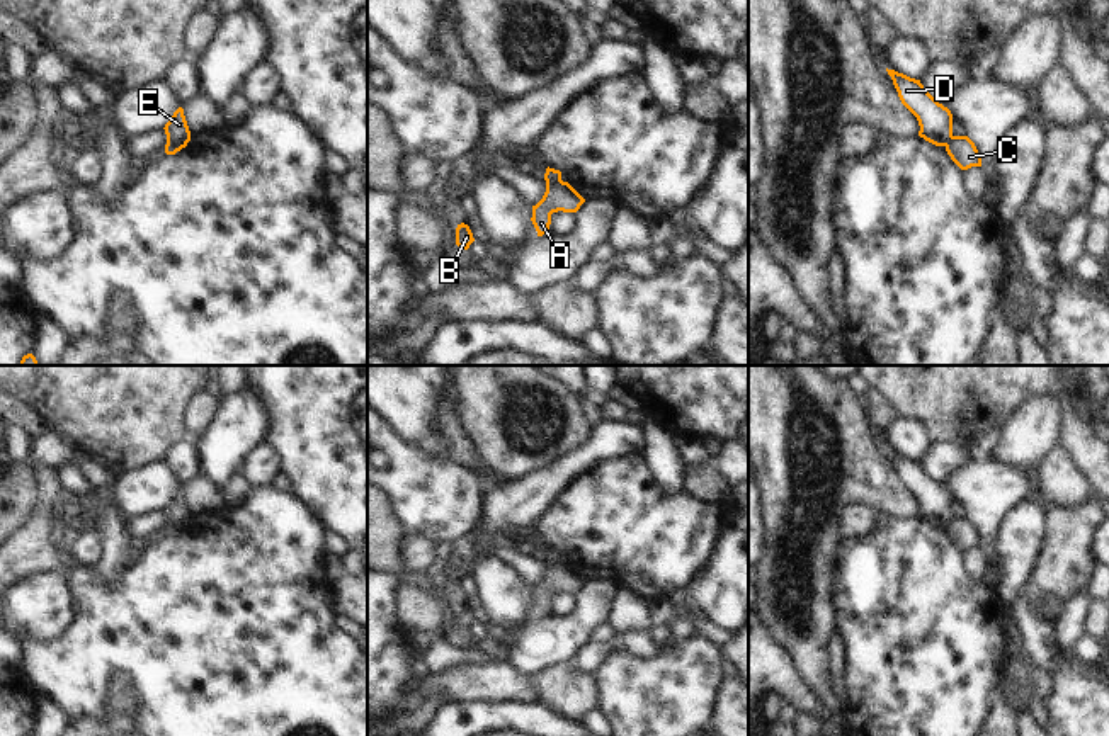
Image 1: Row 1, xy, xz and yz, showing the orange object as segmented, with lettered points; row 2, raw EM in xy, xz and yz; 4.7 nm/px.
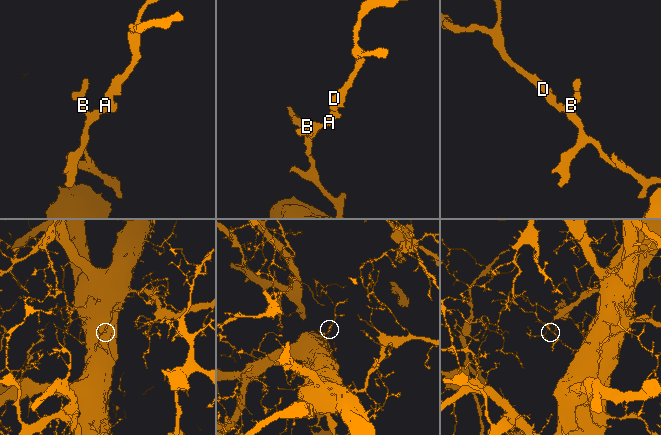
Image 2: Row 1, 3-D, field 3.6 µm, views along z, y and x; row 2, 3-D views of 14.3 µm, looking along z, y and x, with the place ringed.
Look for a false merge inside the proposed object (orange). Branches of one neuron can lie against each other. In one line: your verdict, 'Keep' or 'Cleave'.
Cleave

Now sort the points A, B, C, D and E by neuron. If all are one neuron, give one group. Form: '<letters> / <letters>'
A B C / D E

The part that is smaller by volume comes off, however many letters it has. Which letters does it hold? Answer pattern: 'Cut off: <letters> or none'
Cut off: D, E

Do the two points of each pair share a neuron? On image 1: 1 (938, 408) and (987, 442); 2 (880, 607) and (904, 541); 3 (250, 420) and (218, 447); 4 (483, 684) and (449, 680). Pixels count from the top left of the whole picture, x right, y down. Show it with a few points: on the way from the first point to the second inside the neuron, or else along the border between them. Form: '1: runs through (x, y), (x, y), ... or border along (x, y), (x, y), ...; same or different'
1: border along (999, 413), (973, 446); different
2: runs through (897, 590), (904, 583), (904, 558); same
3: runs through (242, 425), (227, 441); same
4: runs through (475, 684), (458, 684); same

